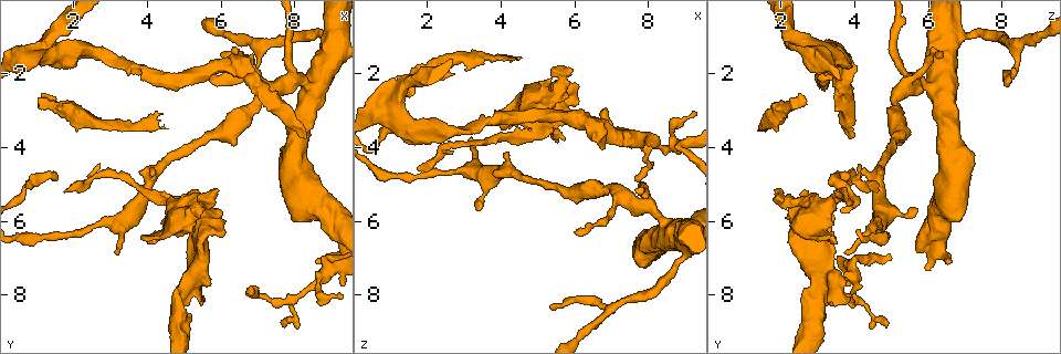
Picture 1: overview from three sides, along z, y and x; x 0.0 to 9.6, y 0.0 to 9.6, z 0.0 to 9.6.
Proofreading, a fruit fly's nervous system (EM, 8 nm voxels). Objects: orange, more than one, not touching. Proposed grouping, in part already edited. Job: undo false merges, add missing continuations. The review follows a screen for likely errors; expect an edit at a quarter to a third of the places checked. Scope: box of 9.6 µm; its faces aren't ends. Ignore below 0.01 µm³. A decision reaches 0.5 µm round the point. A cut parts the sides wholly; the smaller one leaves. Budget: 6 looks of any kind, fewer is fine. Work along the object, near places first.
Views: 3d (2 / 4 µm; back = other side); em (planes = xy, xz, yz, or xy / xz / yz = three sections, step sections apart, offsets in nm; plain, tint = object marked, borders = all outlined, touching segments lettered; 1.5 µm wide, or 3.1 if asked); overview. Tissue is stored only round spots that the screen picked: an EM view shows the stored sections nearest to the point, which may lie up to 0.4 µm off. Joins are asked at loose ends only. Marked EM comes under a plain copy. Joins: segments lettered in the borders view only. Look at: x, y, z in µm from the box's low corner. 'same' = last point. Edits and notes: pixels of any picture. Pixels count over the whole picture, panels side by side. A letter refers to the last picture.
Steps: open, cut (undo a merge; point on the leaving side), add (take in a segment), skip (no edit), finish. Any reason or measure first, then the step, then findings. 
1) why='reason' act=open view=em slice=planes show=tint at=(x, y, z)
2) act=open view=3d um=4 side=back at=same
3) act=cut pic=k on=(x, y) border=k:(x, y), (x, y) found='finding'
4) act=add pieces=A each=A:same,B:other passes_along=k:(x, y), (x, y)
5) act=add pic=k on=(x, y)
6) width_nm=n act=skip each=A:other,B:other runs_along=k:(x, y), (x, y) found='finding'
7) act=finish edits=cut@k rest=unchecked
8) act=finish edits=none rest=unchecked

why='free end' act=open view=em slice=planes show=borders at=(8.30, 3.75, 3.85)

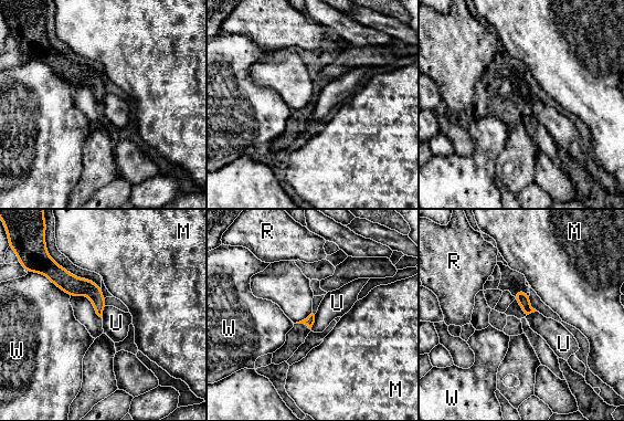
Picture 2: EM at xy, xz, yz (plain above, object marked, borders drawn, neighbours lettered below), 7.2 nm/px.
act=skip each=M:other,R:other,U:other,W:other runs_along=2:(50, 273), (84, 286), (99, 312) found='none of them fits'

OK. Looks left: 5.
why='an open end' act=open view=3d um=4 at=(3.80, 6.40, 3.30)

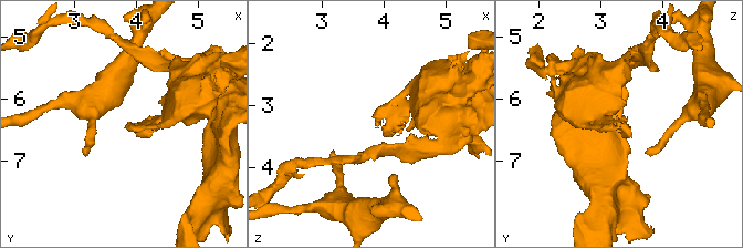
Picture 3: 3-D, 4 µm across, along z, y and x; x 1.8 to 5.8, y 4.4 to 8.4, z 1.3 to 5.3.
why='now the EM' act=open view=em slice=xy step=4 show=borders at=(3.90, 6.35, 3.30)

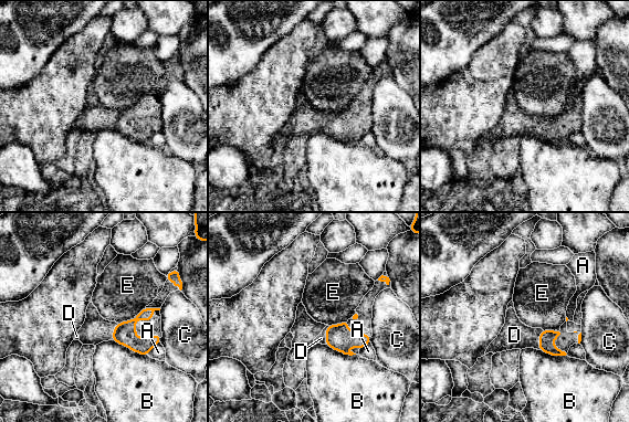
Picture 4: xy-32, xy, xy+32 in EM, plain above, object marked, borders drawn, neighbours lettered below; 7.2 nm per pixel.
longest_contact=B:300nm act=add pieces=D each=A:other,B:other,C:other,D:same,E:other passes_along=4:(545, 343), (538, 339), (514, 335) found='it goes on there'

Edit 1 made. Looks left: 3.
act=open view=3d um=2 at=(7.75, 8.90, 4.85)

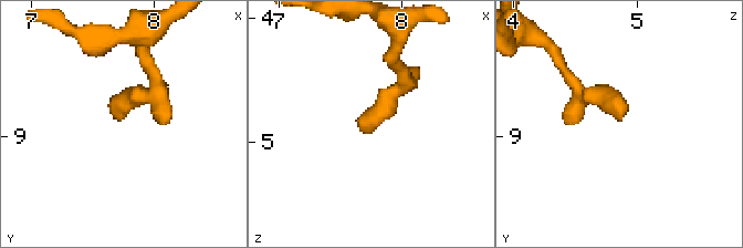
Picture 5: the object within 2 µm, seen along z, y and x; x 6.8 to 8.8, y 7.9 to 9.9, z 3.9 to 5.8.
why='now the EM' act=open view=em slice=planes show=borders at=(7.70, 8.84, 4.88)

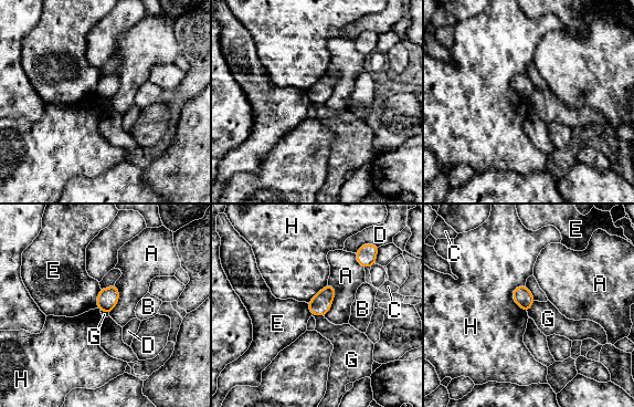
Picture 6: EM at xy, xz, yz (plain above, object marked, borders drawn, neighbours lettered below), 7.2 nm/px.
width_nm=140 act=skip each=A:other,B:other,C:other,D:other,E:other,G:other,H:other border=6:(312, 314), (324, 317) found='no lettered segment goes on from it'

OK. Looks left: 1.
act=finish edits=add@4 rest=unchecked

